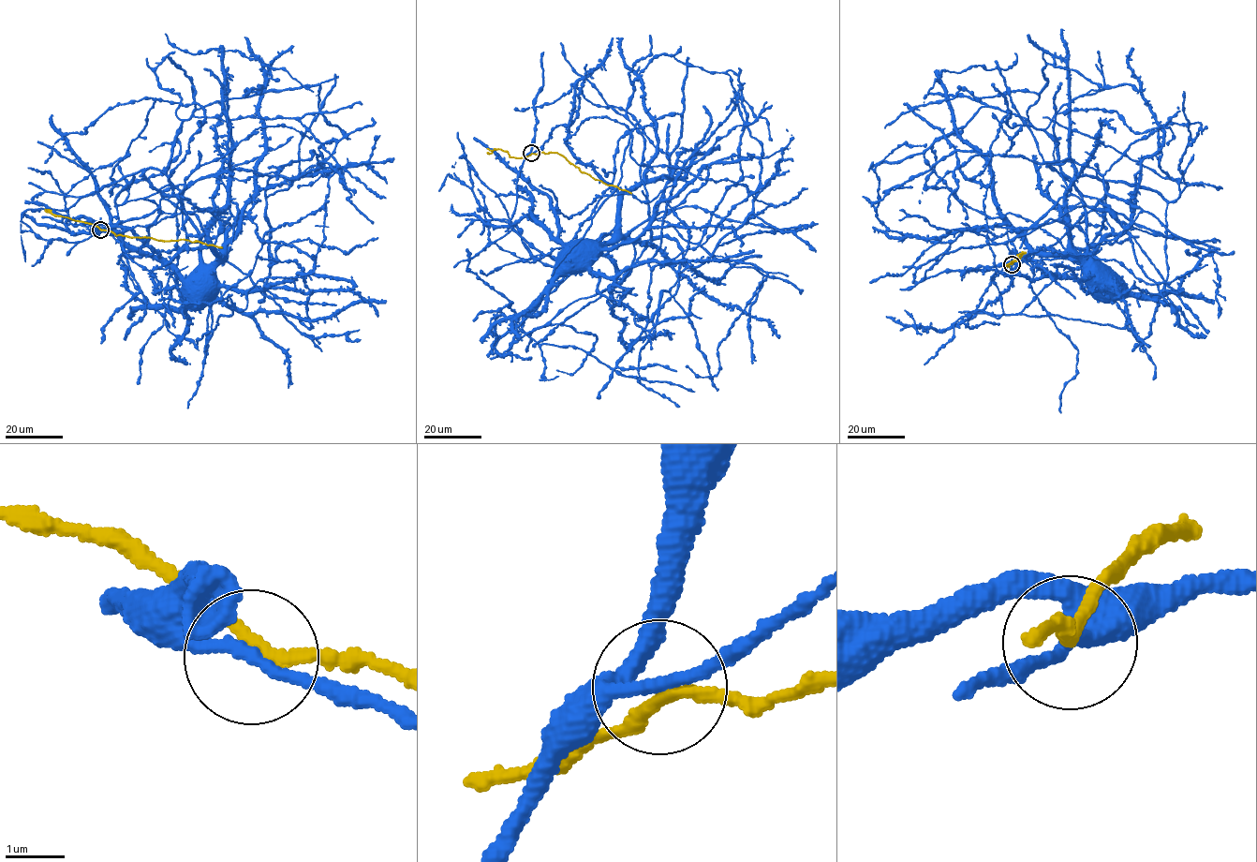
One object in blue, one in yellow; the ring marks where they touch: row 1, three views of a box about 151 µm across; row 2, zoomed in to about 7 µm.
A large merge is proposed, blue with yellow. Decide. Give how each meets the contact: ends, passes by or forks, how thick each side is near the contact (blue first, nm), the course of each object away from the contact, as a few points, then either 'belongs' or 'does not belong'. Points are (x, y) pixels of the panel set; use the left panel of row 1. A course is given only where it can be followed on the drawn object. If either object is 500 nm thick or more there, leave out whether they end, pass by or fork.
blue passes by; yellow passes by; 190 nm thick on the blue side, 200 nm on the other; blue runs (100, 230), (92, 229), (99, 235), (96, 234), (110, 229), (170, 268), (183, 280), (181, 296); yellow runs (100, 230), (162, 241), (199, 241), (222, 248); does not belong

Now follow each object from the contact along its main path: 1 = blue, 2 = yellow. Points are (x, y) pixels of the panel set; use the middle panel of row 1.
1: (531, 154), (519, 171), (510, 222), (533, 215), (569, 246), (558, 259)
2: (531, 154), (557, 153), (595, 179), (630, 193)

